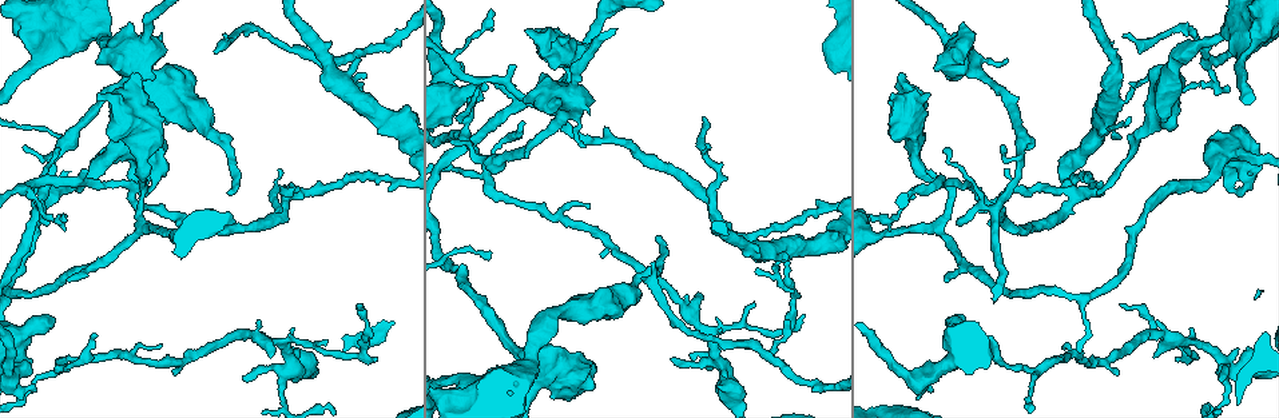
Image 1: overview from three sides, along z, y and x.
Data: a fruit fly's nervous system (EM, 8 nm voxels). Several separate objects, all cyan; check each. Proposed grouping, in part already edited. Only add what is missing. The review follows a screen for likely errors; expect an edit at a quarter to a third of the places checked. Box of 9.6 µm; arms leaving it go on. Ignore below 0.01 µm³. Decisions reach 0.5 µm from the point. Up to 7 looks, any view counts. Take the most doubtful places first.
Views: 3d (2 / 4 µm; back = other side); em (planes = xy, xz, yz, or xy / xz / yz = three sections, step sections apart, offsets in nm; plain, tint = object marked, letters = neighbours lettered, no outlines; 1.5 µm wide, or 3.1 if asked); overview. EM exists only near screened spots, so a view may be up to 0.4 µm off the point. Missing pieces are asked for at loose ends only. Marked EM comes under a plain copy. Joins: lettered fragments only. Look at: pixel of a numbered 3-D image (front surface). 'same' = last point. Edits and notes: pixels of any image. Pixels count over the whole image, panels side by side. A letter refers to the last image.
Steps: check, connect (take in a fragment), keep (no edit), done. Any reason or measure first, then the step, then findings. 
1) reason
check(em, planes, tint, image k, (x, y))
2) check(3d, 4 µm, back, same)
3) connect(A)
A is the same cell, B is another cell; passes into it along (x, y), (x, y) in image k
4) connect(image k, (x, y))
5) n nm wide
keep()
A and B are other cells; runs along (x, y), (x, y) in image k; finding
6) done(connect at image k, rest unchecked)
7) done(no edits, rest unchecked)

branch stops here
check(3d, 4 µm, back, image 1, (36, 391))

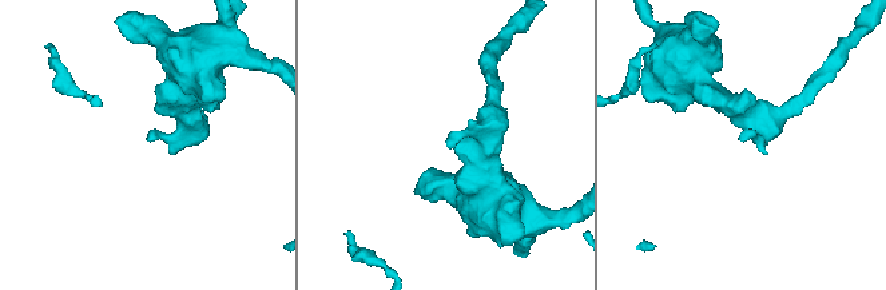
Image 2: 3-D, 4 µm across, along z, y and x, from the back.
now the EM
check(em, xz, step 4, letters, image 2, (446, 141))

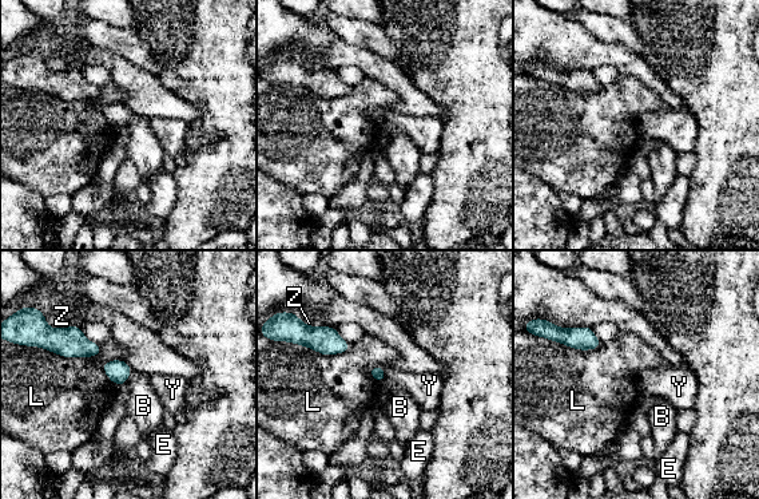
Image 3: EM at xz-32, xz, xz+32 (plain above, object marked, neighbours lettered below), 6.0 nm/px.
another direction
check(em, planes, letters, same)

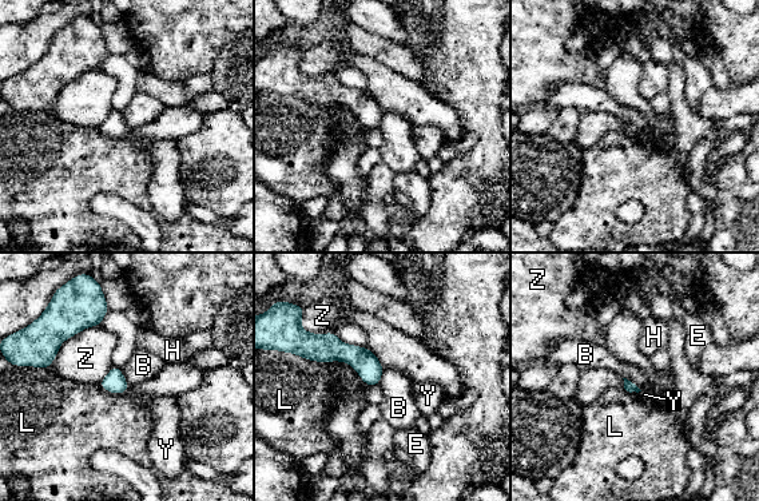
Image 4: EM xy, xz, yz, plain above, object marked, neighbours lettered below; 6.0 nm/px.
keep()
B, E, H, L, Y and Z are other cells; runs along (305, 349), (349, 353), (376, 381) in image 4; none of them fits

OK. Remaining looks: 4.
thick end
check(em, xz, step 4, letters, image 1, (358, 57))

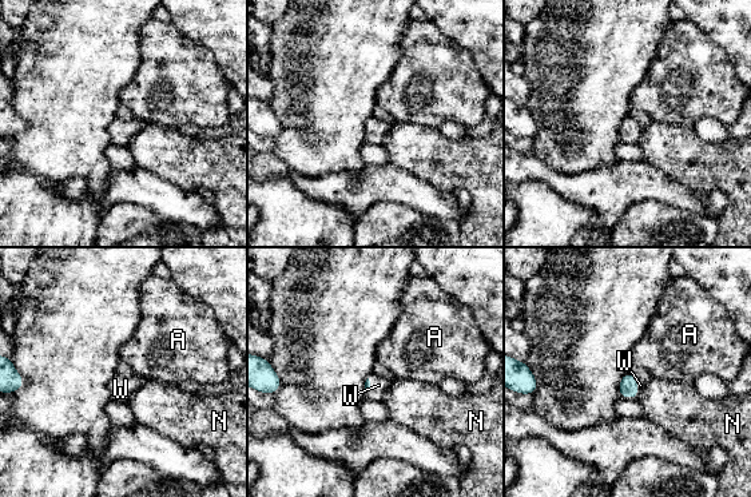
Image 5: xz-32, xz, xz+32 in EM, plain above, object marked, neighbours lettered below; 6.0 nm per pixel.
cut it another way
check(em, planes, letters, same)

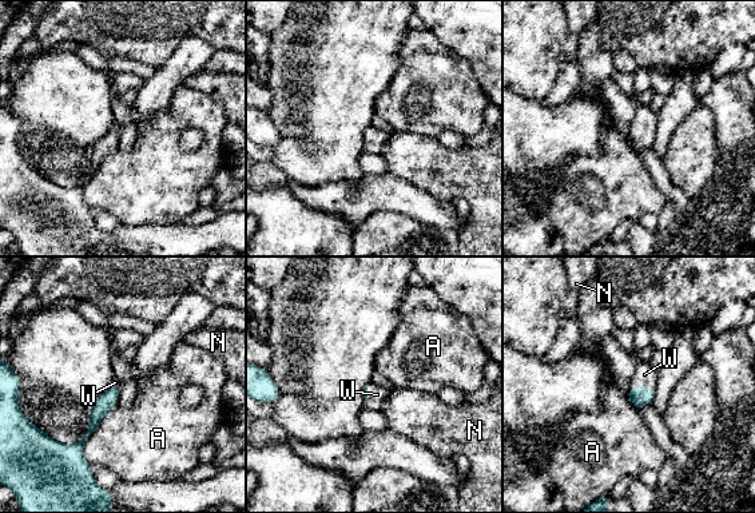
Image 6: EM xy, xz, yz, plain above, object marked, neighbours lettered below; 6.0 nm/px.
connect(W)
W is the same cell, A and N are other cells; passes into it along (639, 396), (643, 386), (644, 374) in image 6; it goes on there

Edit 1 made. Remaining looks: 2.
check(overview)

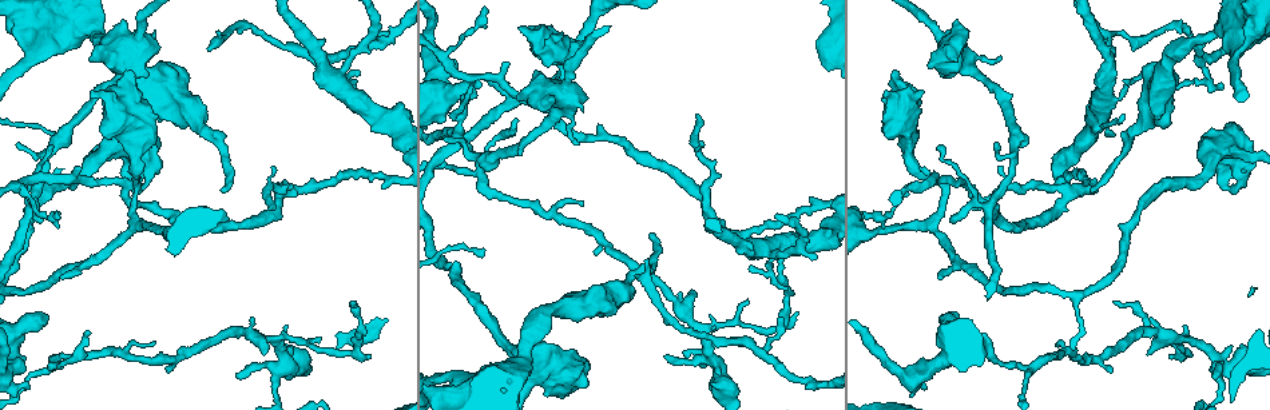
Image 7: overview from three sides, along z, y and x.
tapers out
check(em, xy, step 4, letters, image 7, (940, 144))

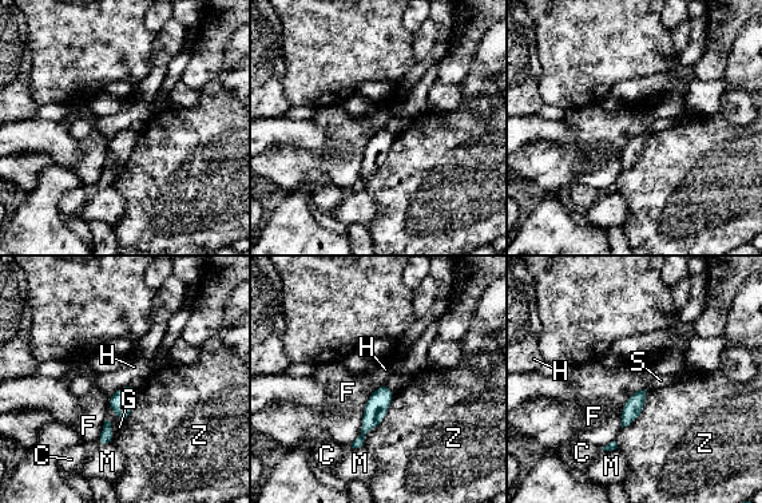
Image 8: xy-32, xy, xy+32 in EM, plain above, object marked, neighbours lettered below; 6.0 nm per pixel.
keep()
C, F, G, H, M, S and Z are other cells; none of them fits

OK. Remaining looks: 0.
done(connect at image 6, rest unchecked)

